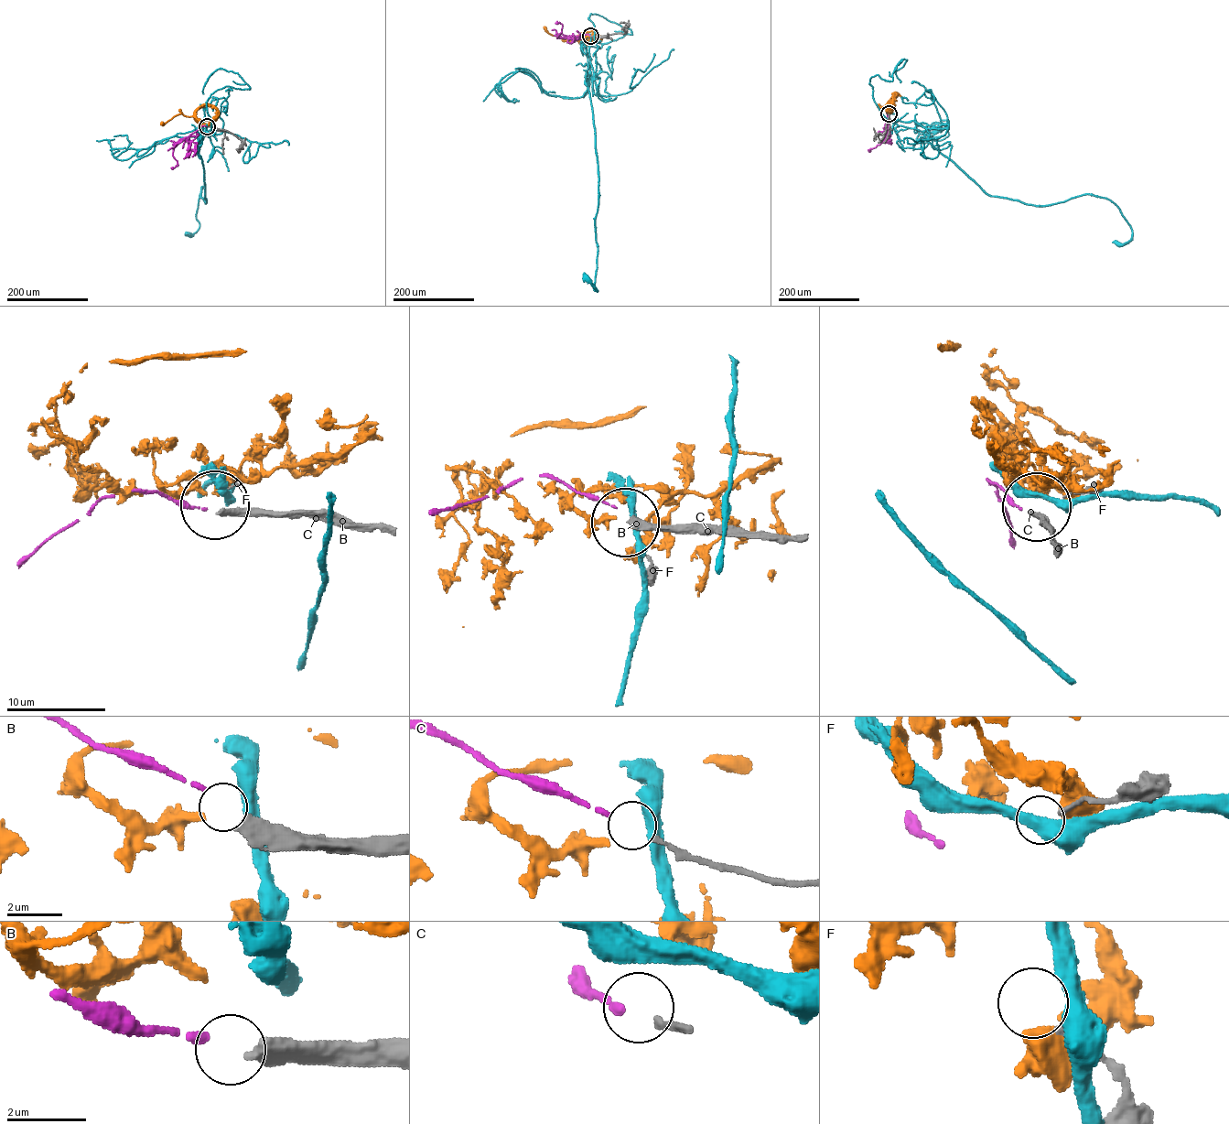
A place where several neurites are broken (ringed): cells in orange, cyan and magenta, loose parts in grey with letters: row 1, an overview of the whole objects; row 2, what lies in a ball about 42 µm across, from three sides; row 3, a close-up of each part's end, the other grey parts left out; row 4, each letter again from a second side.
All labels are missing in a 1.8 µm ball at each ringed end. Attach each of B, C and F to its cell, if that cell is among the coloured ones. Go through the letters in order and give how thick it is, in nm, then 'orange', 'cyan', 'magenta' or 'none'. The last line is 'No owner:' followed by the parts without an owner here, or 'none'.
B: calibre 500 nm; none
C: calibre 170 nm; magenta
F: calibre 150 nm; none
No owner: B, F

